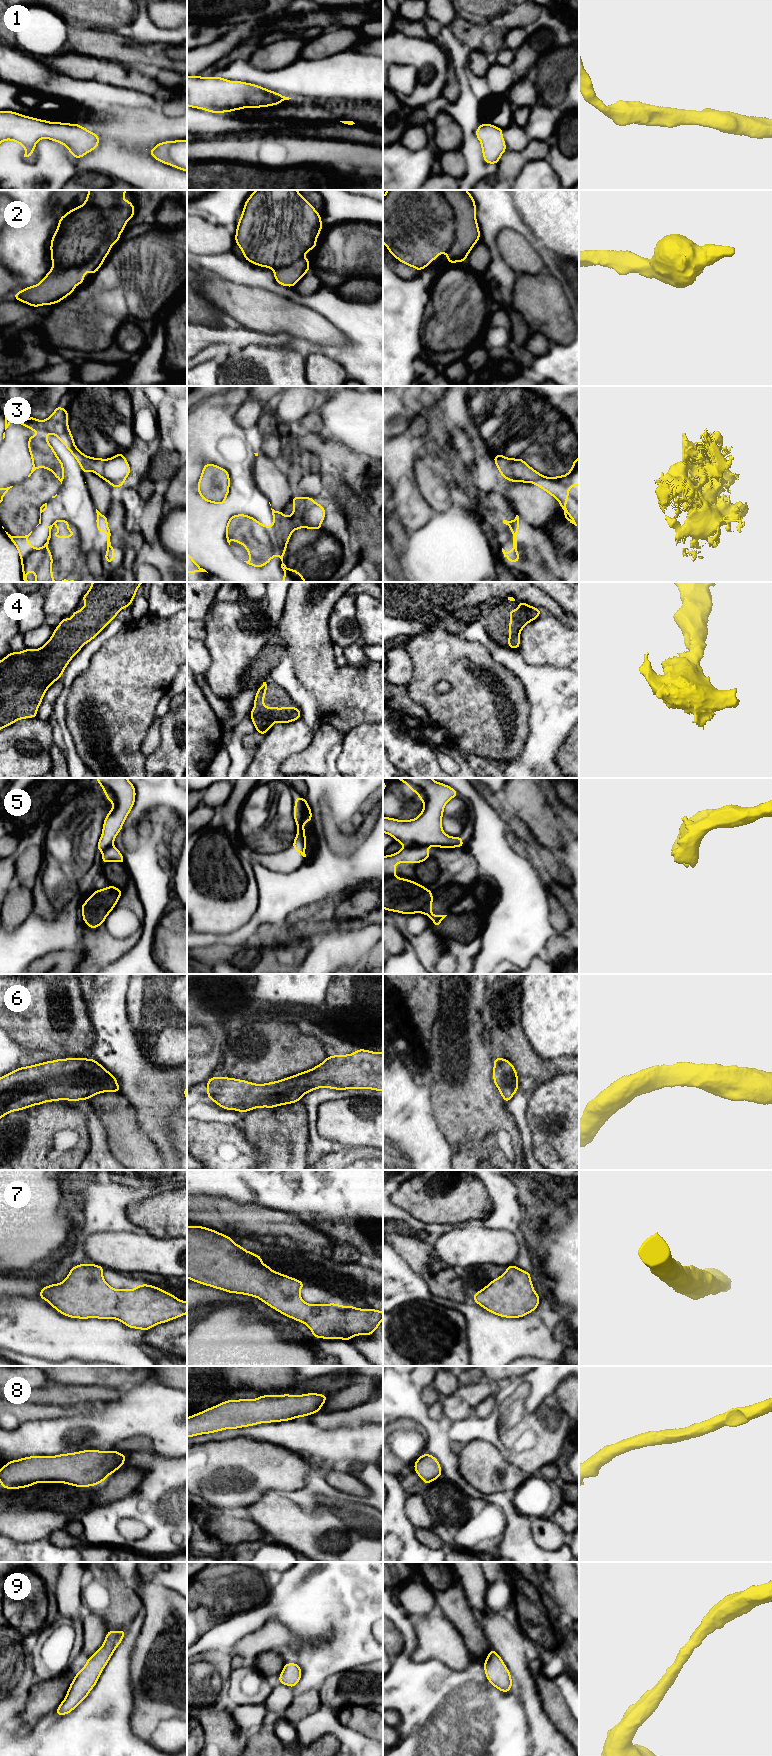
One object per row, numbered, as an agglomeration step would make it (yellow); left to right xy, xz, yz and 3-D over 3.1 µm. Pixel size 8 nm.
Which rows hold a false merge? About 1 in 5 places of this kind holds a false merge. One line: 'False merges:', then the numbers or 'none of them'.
False merges: 3, 5

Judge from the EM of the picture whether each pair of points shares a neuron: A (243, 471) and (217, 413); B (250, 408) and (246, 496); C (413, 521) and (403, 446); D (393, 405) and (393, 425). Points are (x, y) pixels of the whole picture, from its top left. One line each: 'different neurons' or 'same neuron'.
A: same neuron
B: different neurons
C: same neuron
D: same neuron

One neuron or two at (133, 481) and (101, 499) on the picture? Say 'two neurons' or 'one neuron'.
two neurons

